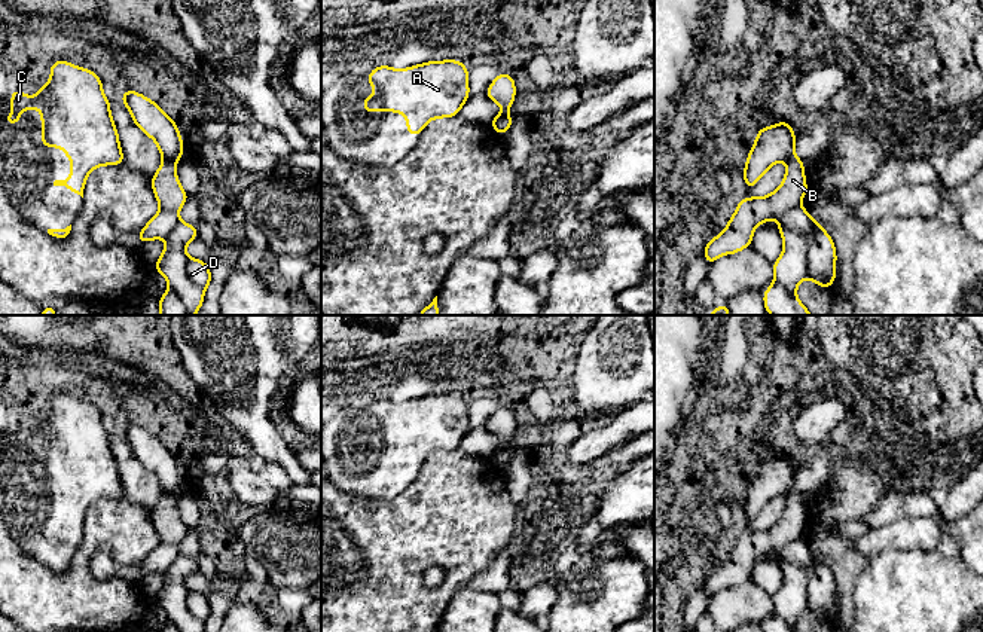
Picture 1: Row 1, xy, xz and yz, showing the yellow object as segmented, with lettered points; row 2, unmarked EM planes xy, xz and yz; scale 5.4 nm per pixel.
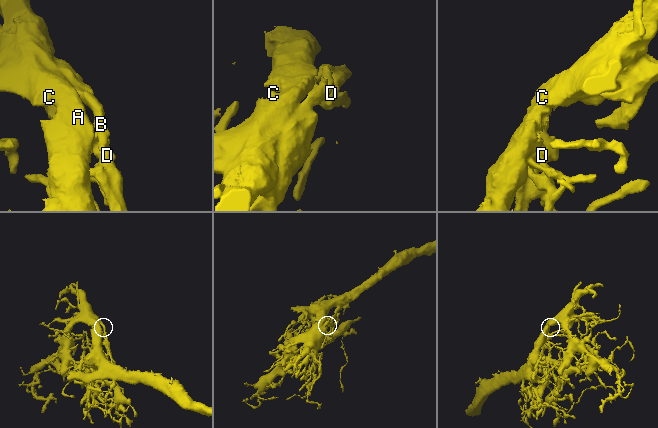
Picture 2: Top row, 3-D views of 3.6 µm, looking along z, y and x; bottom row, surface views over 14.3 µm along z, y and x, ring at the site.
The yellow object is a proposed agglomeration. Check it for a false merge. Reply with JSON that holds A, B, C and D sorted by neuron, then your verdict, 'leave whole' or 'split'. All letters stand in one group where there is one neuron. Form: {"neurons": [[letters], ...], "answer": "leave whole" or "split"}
{"neurons": [["A", "C", "D"], ["B"]], "answer": "split"}

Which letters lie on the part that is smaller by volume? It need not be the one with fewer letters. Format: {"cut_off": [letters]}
{"cut_off": ["B"]}

